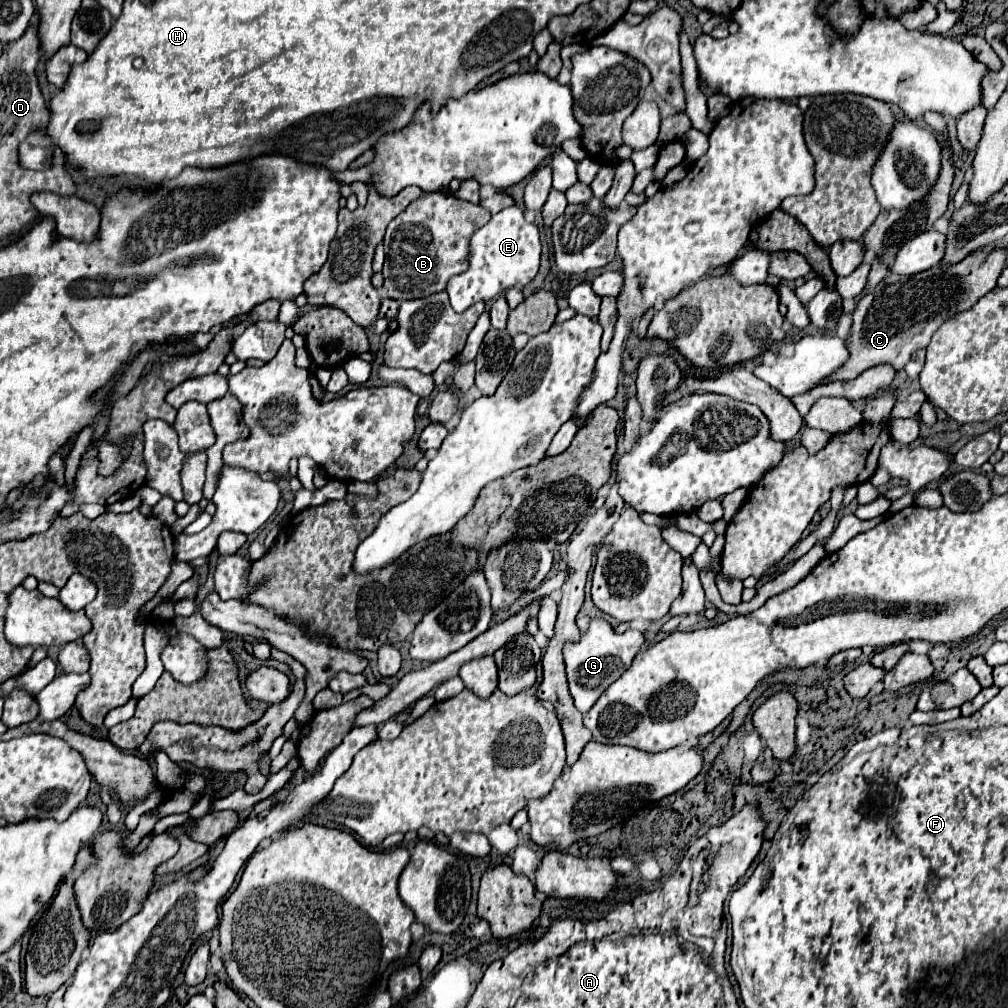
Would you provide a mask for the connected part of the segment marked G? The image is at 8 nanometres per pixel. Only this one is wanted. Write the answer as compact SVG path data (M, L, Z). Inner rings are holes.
M594 618L590 622L588 632L584 636L580 636L580 640L576 644L564 646L564 662L566 662L570 694L576 702L576 708L582 714L586 714L596 704L600 694L604 694L604 690L612 682L616 682L622 676L622 672L626 672L630 668L632 658L638 654L638 650L644 646L644 642L646 642L646 638L644 638L644 632L640 632L640 630L626 630L624 634L616 634L606 620Z

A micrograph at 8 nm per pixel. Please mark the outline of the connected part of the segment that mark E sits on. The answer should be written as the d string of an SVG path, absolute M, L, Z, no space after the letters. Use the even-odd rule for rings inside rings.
M518 206L504 208L494 214L470 240L470 268L464 274L452 276L448 282L450 304L456 312L464 312L476 302L488 302L508 288L524 288L538 272L540 266L540 238L534 222L524 220Z

